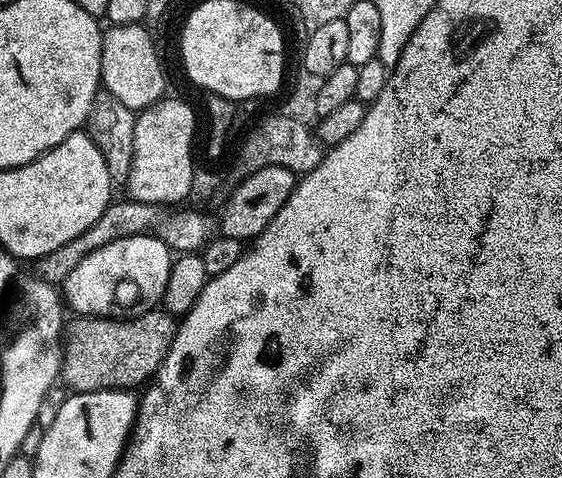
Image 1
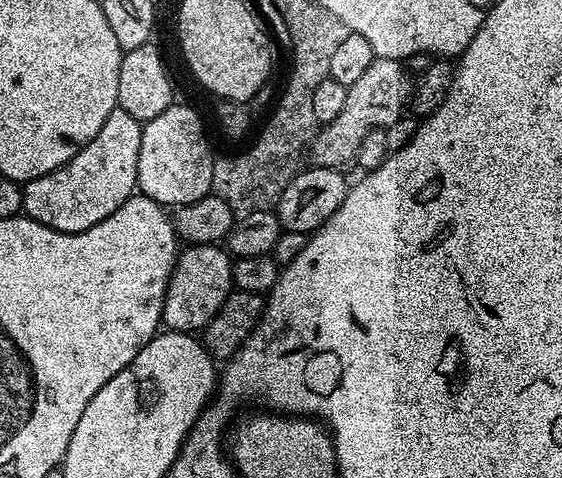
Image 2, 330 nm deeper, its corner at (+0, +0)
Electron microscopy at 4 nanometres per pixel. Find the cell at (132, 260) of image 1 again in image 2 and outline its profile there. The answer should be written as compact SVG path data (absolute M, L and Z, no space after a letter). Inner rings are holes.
M215 243L193 244L184 249L177 255L176 265L172 267L172 279L168 281L168 293L164 299L162 324L165 329L174 332L196 334L220 313L221 306L234 290L232 282L234 260L223 247Z

